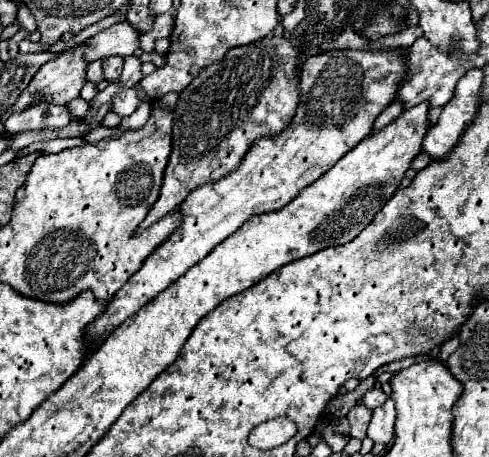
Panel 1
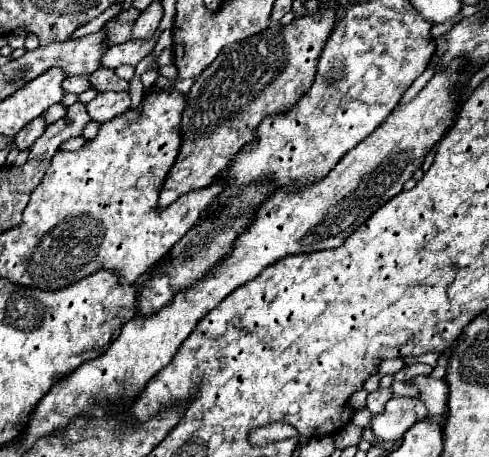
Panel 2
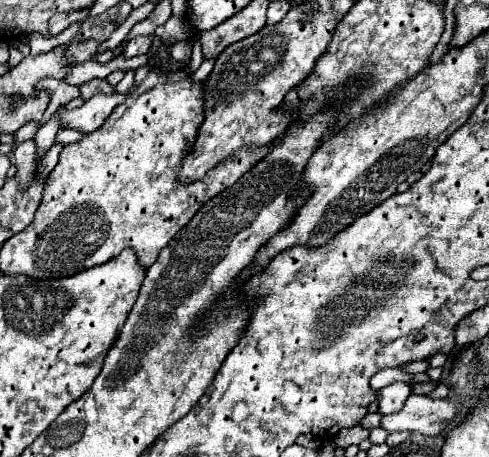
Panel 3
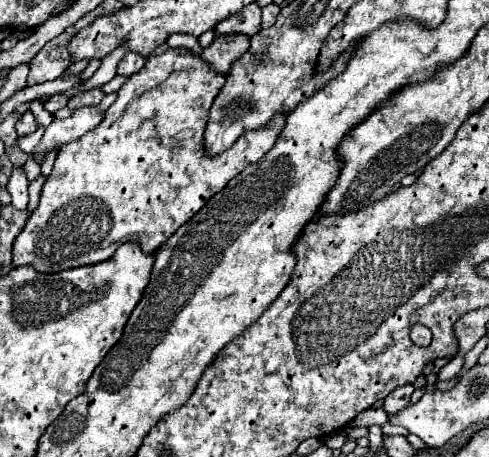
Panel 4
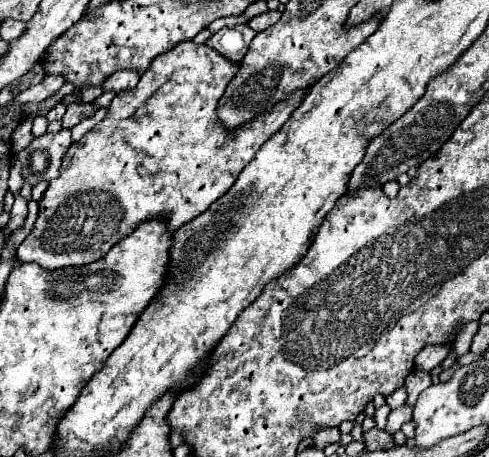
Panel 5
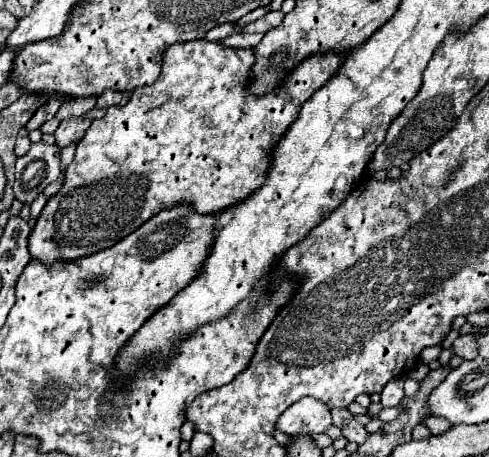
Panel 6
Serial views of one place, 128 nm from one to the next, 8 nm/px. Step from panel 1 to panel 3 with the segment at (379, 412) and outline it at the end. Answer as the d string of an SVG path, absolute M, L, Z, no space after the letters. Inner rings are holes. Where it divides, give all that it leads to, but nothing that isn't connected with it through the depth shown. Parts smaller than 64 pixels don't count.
M412 394L400 412L382 416L382 426L388 432L408 430L434 438L446 428L448 422L458 416L460 408L462 406L454 400L438 400L430 396Z

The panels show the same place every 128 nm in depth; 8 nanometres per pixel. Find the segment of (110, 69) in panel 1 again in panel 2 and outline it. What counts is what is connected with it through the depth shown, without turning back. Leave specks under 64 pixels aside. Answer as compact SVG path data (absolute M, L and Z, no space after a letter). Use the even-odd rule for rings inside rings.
M98 68L92 76L90 76L90 84L92 88L96 88L98 92L106 92L106 90L128 90L128 82L126 80L120 80L114 70L108 70L108 68Z

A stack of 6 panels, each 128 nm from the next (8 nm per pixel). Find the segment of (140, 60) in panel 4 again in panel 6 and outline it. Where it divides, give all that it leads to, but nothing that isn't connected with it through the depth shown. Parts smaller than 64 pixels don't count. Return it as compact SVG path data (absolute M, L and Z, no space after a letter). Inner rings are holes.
M104 92L98 96L96 108L110 108L110 106L124 106L130 100L130 94L124 96L124 92Z

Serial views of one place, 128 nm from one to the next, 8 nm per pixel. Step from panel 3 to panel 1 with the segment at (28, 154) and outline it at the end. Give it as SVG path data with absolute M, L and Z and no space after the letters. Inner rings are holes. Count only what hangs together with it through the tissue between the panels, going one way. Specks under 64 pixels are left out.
M38 104L36 108L28 108L24 114L14 114L4 124L8 132L26 132L26 130L42 130L42 128L64 128L72 120L66 106L56 104Z

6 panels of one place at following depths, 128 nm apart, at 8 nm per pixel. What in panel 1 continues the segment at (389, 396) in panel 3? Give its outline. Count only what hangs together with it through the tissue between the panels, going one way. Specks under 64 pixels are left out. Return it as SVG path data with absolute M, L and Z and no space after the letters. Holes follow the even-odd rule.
M372 388L372 390L368 390L366 394L364 394L364 398L362 398L362 404L364 406L368 406L370 410L374 410L374 408L378 408L378 406L382 406L384 402L386 402L386 394L384 394L384 390L380 390L380 388Z

